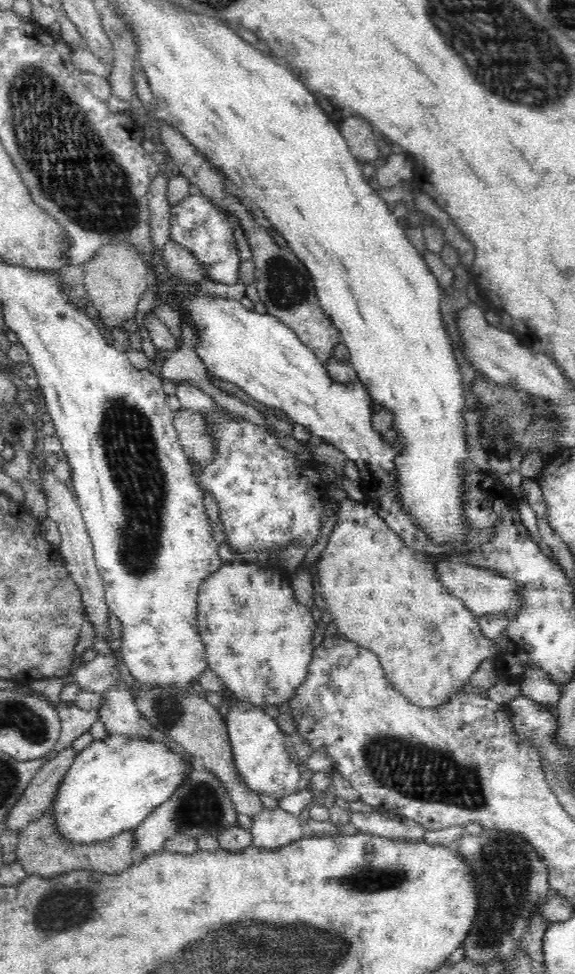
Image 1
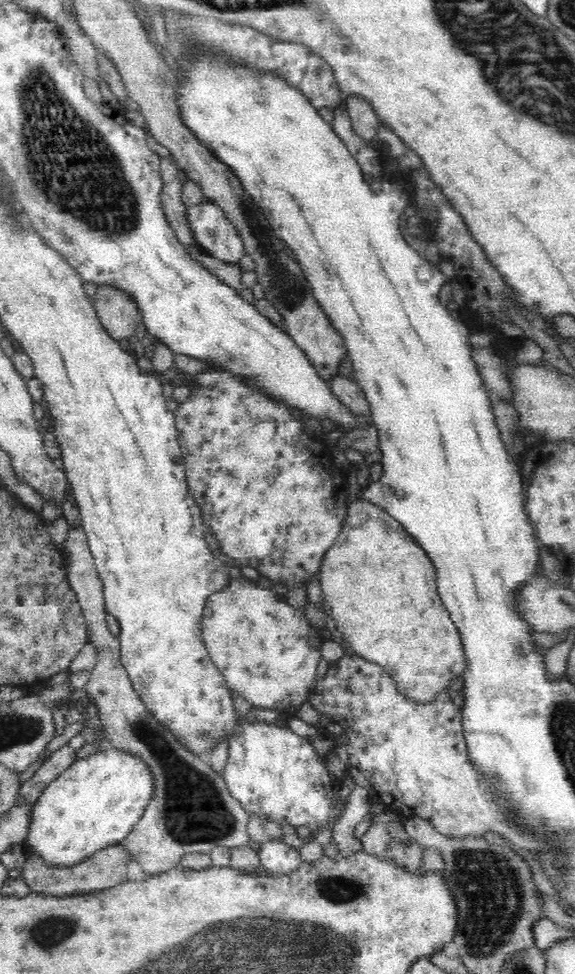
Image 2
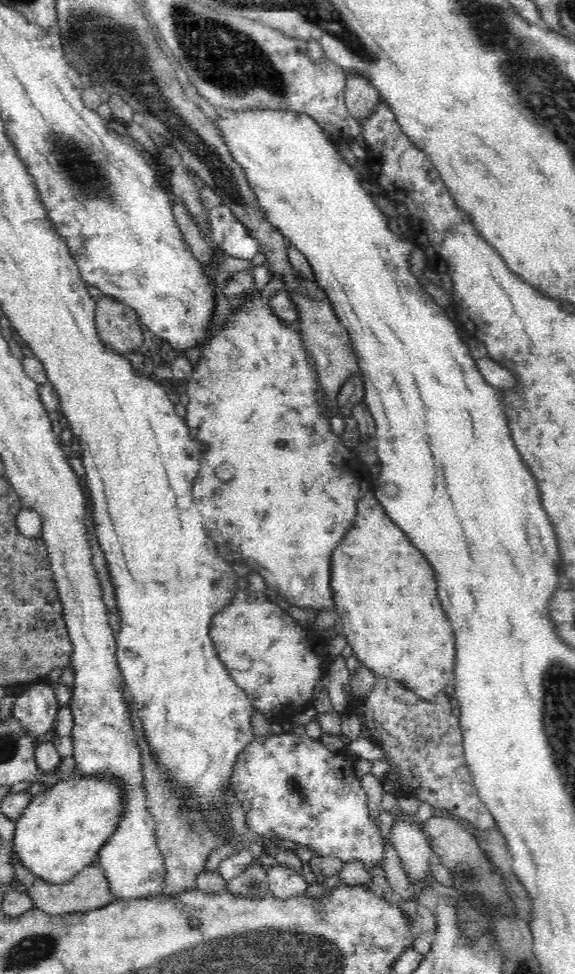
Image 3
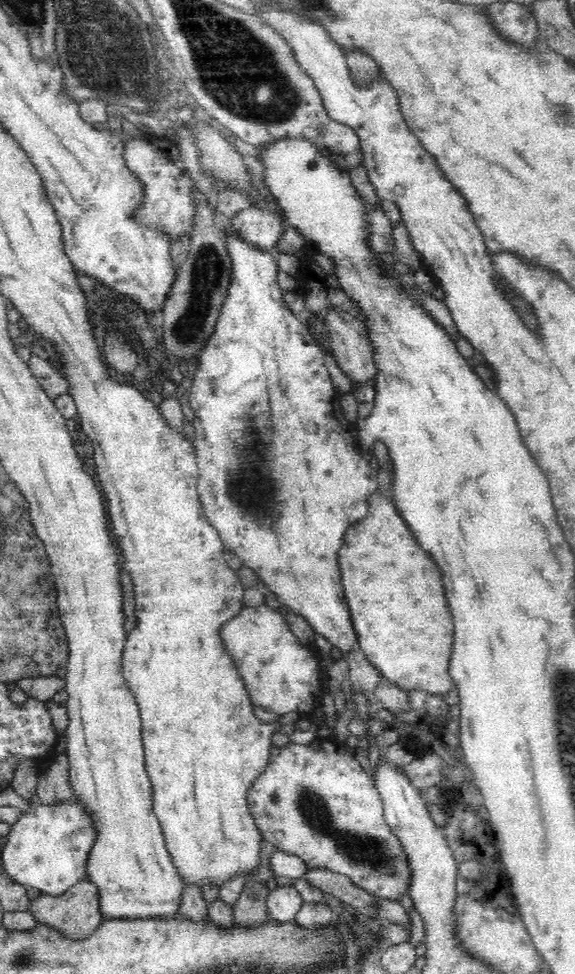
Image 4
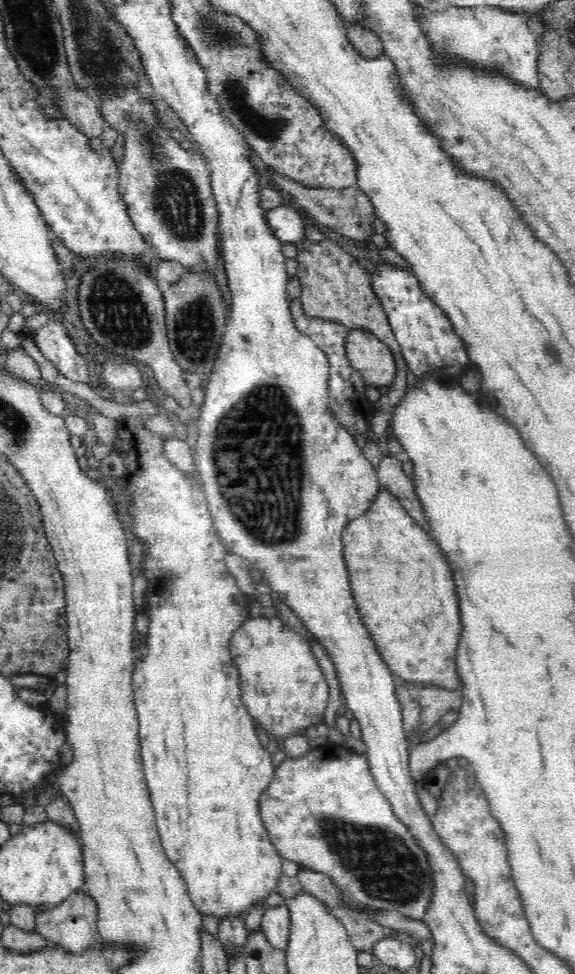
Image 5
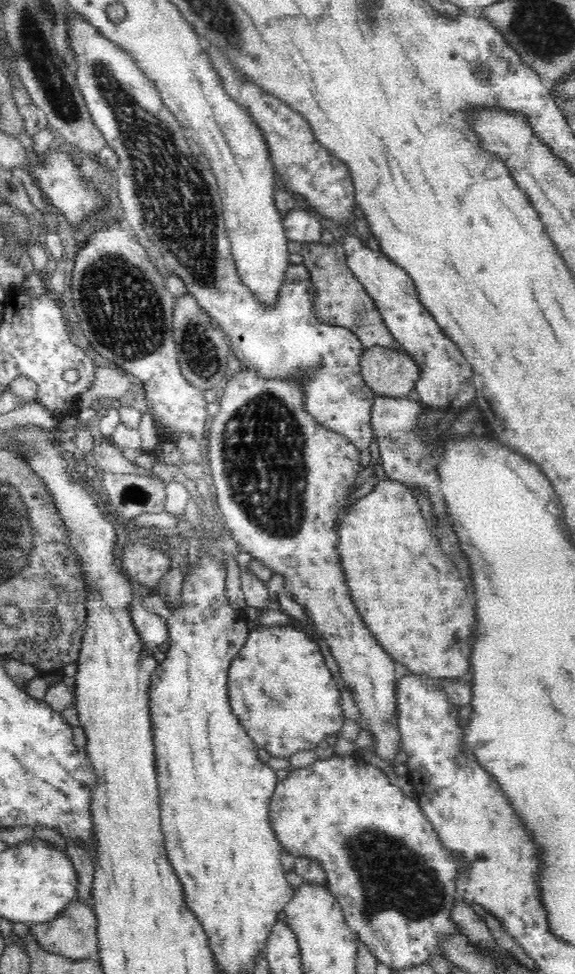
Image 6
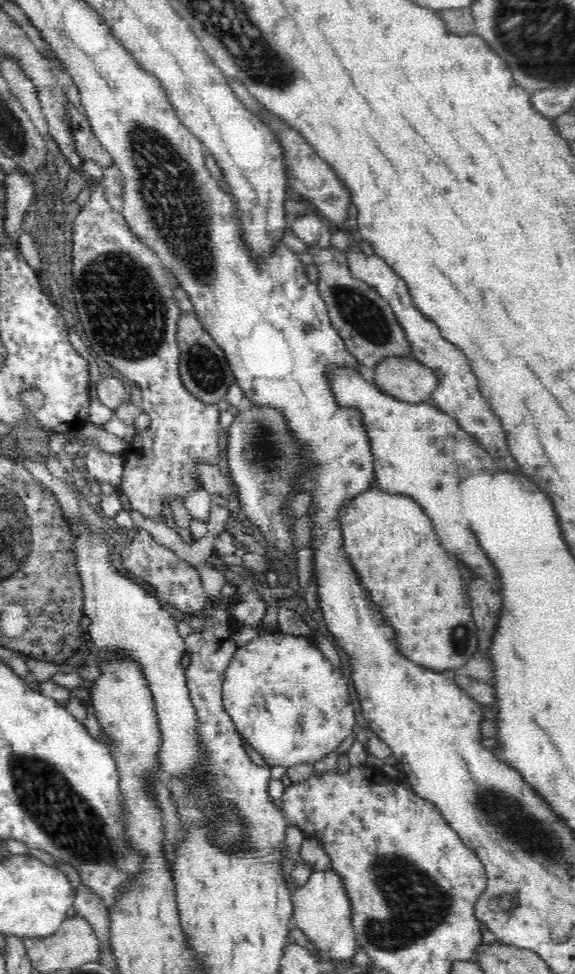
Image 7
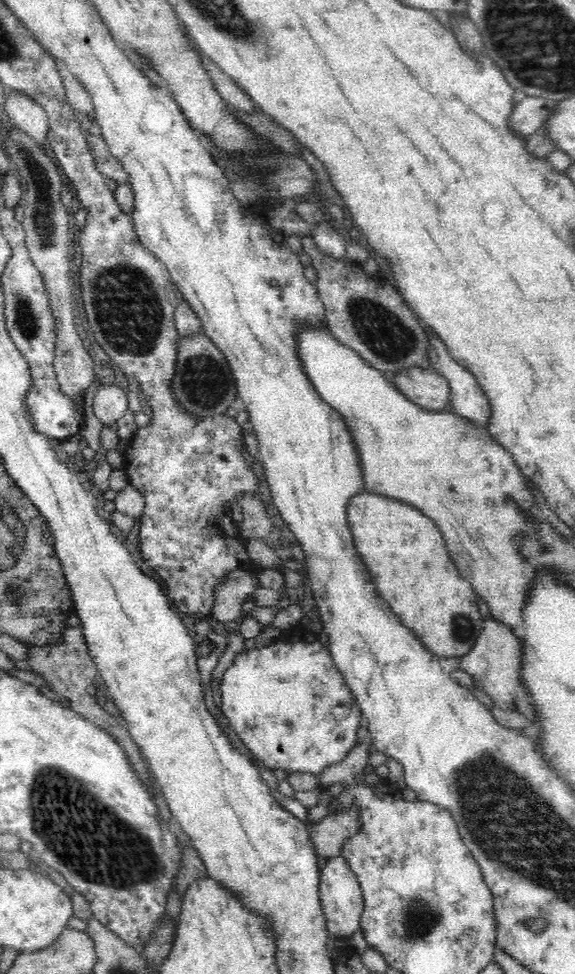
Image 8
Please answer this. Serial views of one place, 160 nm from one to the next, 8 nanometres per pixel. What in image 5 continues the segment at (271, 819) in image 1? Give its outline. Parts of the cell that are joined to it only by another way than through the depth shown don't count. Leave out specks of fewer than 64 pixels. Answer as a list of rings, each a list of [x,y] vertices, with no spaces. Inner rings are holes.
[[[280,906],[280,908],[270,908],[265,911],[262,917],[262,931],[267,937],[270,945],[280,951],[287,949],[290,941],[290,916],[288,908]]]

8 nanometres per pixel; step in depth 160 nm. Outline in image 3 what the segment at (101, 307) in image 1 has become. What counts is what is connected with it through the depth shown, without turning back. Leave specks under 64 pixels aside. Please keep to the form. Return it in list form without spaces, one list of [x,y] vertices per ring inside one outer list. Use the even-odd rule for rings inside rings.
[[[101,294],[96,299],[94,323],[102,344],[120,355],[136,352],[143,346],[141,322],[136,312],[128,311],[111,296]]]

